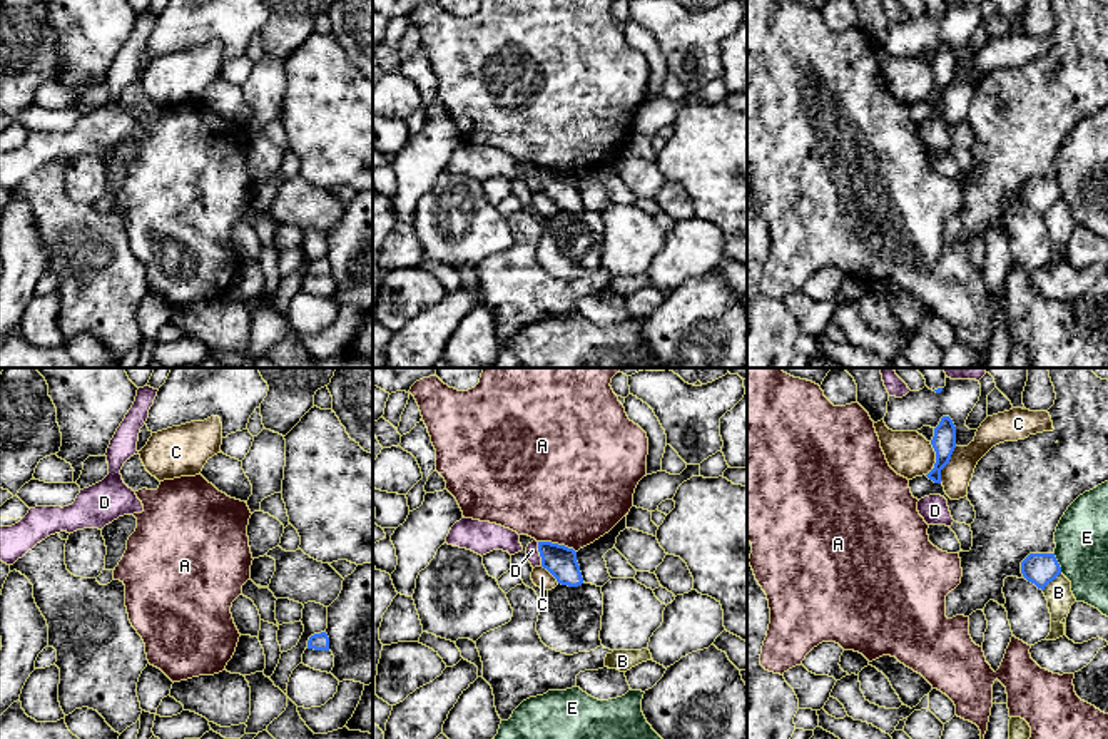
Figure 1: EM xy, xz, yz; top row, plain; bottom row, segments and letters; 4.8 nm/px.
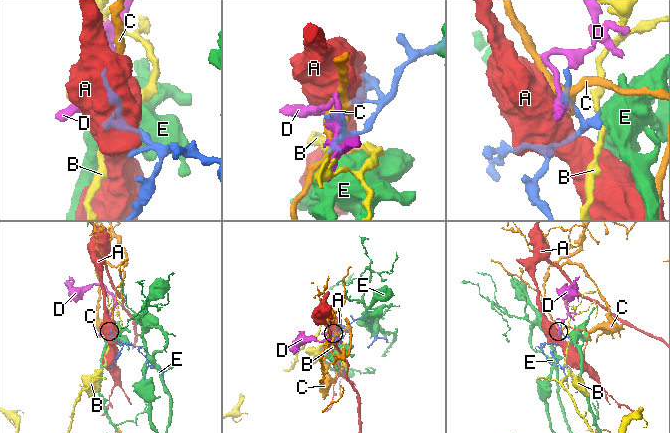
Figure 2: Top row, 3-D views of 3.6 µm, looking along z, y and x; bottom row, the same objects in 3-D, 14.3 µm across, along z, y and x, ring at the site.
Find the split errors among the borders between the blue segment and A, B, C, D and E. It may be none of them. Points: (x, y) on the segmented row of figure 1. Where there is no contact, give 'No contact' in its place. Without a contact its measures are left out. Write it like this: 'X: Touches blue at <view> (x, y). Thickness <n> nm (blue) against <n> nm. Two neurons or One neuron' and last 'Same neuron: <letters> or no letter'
A: Touches blue at xz (557, 544). Thickness 150 nm (blue) against 500 nm. Two neurons
B: Touches blue at yz (1050, 581). Thickness 160 nm (blue) against 130 nm. Two neurons
C: Touches blue at yz (946, 463). Thickness 120 nm (blue) against 140 nm. Two neurons
D: Touches blue at xz (540, 554). Thickness 150 nm (blue) against 70 nm. Two neurons
E: Touches blue at yz (1058, 564). Thickness 160 nm (blue) against 260 nm. Two neurons
Same neuron: no letter

